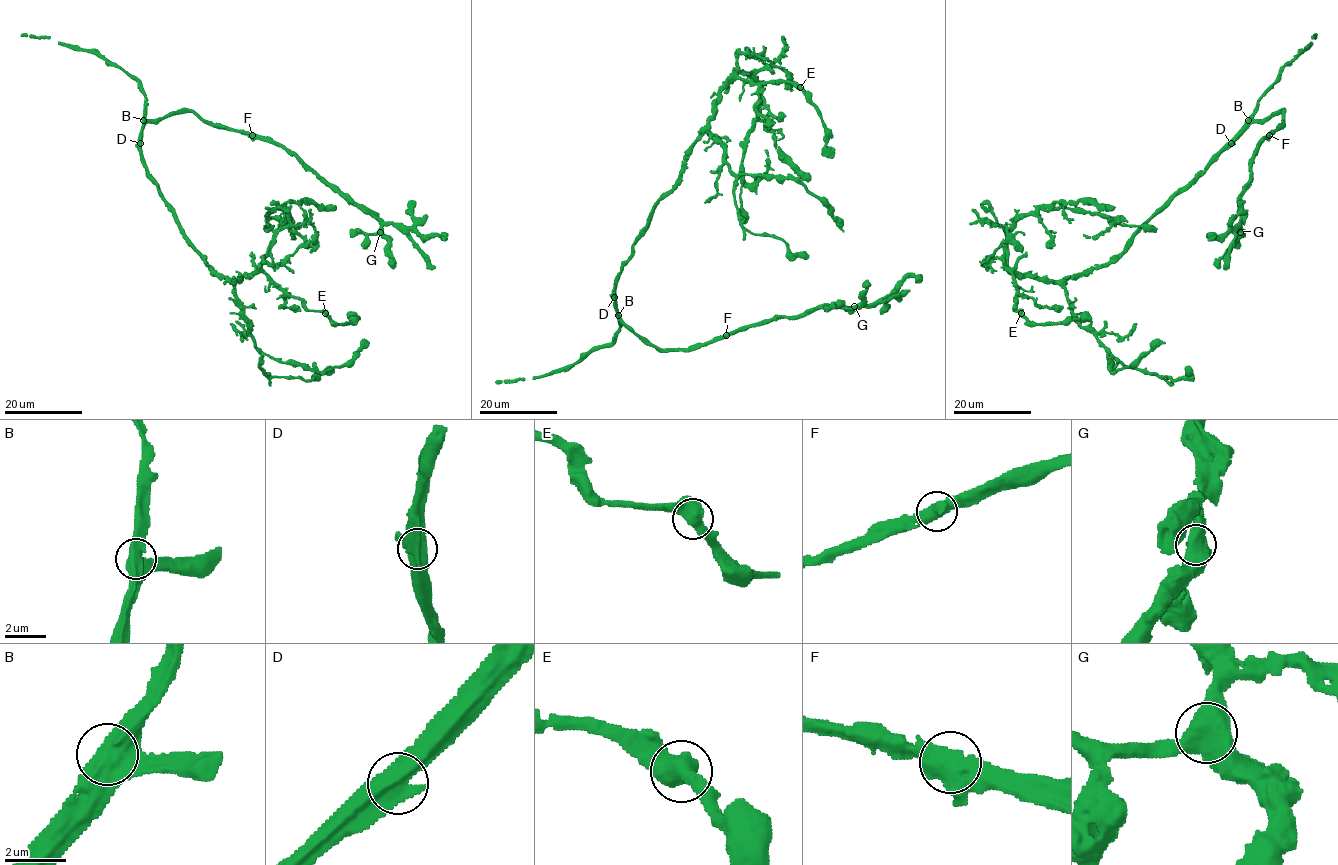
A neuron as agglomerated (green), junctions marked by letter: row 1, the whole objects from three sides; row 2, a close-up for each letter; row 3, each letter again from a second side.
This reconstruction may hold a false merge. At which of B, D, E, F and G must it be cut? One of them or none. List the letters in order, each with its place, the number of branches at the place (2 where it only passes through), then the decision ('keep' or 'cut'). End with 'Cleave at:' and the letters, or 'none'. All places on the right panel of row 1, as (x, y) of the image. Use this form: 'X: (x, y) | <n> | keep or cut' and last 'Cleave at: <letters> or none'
B: (1248, 120) | 3 | keep
D: (1231, 143) | 3 | keep
E: (1021, 313) | 3 | keep
F: (1269, 135) | 3 | keep
G: (1240, 232) | 3 | keep
Cleave at: none

